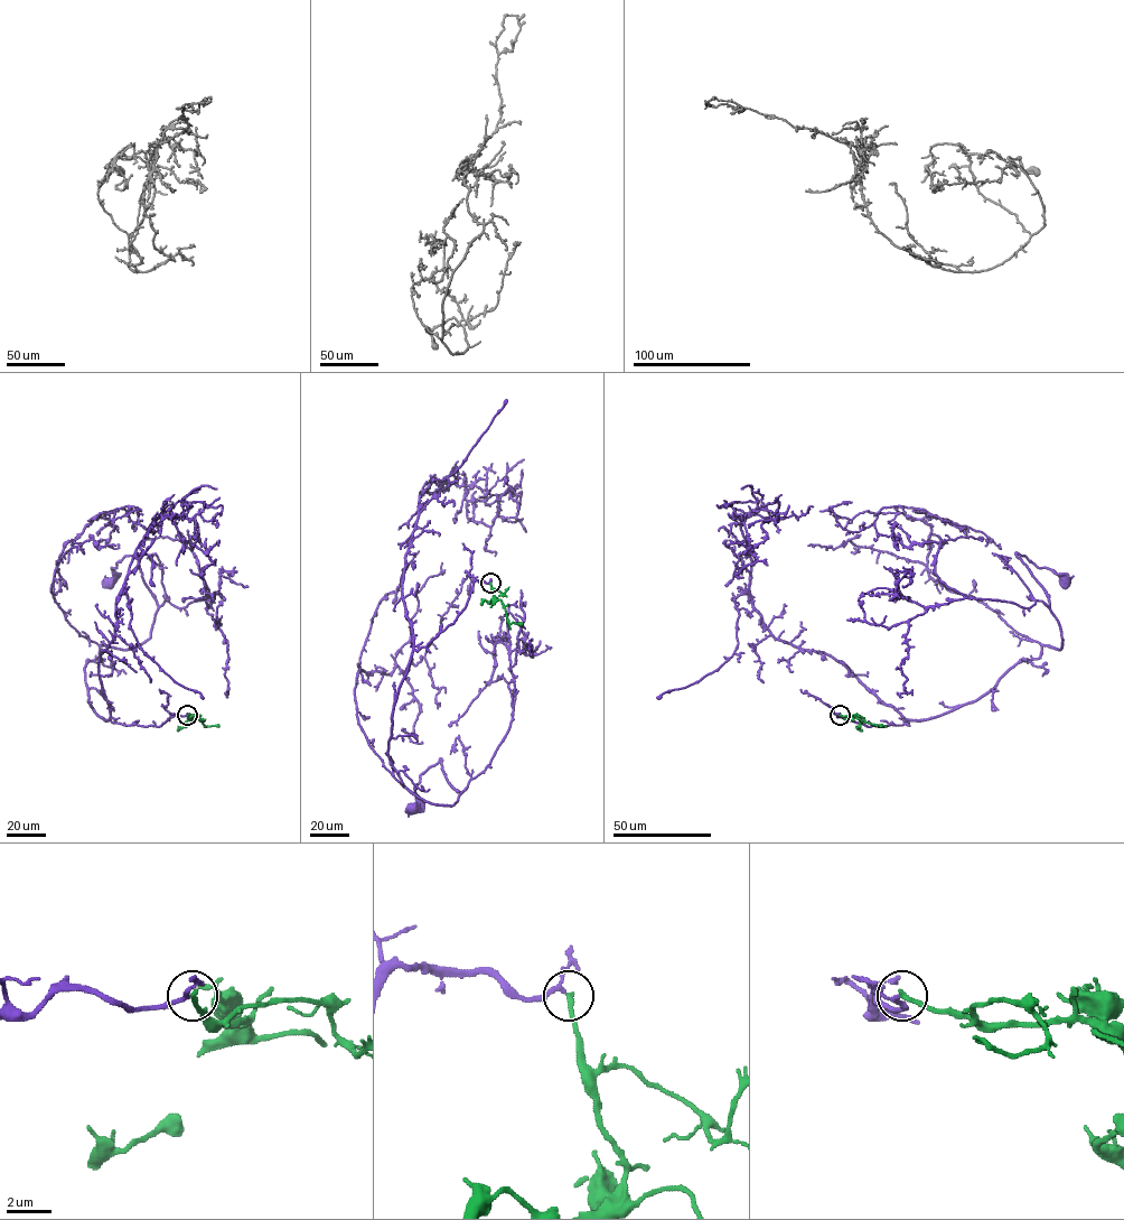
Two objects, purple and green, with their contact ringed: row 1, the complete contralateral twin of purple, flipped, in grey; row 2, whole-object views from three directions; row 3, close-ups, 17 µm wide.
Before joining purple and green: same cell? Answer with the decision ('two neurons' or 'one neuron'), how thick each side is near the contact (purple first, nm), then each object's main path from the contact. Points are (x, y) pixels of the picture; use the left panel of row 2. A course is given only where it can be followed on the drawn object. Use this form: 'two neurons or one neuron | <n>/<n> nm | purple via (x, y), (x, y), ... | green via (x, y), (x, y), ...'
one neuron | 150/240 nm | purple via (187, 715), (123, 725), (91, 706), (84, 667), (101, 645), (140, 646), (158, 608), (136, 553), (108, 583) | green via (187, 715), (205, 726), (218, 724)

